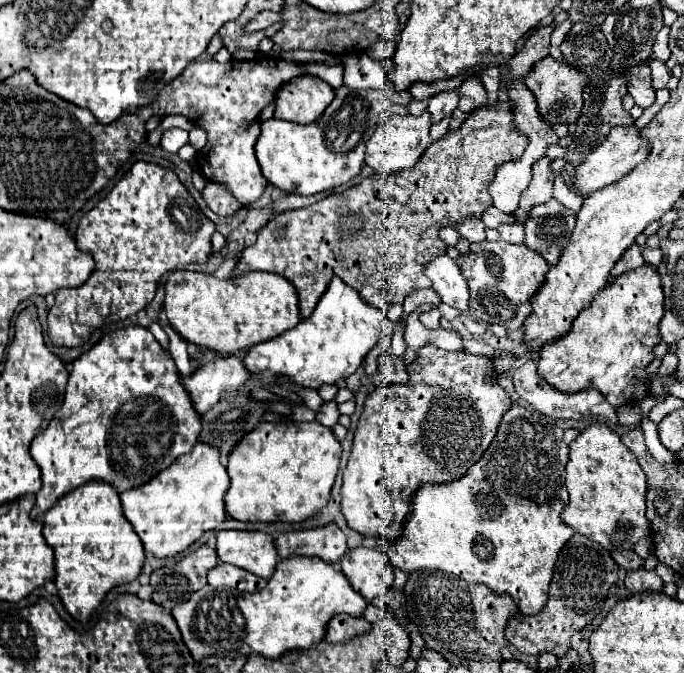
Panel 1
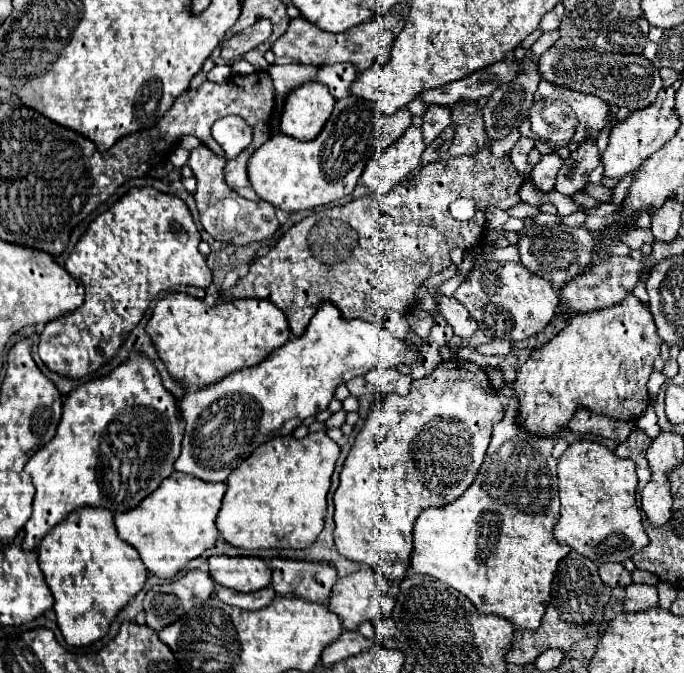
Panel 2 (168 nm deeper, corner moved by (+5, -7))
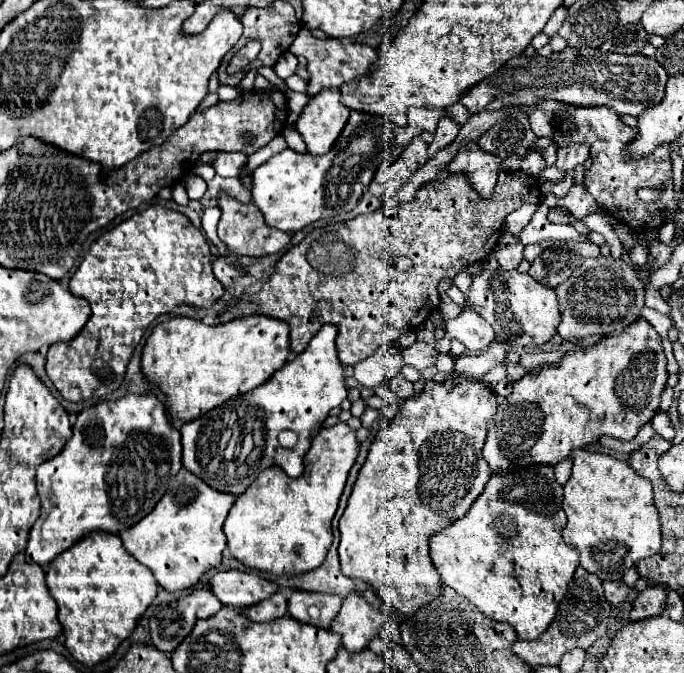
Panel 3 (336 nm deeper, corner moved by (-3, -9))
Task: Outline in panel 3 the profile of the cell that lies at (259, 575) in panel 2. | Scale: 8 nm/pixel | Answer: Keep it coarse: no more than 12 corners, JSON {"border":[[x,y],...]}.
{"border":[[250,570],[218,572],[210,588],[224,606],[250,608],[278,590]]}

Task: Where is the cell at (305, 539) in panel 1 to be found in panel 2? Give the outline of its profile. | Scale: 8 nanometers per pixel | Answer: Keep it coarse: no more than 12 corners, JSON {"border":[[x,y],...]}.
{"border":[[272,558],[278,594],[326,602],[334,564]]}

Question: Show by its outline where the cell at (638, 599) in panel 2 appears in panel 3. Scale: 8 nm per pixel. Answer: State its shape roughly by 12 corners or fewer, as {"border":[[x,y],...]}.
{"border":[[660,586],[642,590],[630,610],[630,620],[646,620],[666,610]]}

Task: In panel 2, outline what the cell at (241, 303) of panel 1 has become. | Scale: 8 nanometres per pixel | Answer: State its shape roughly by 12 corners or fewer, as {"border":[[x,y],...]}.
{"border":[[170,292],[146,332],[172,378],[204,388],[292,338],[262,298]]}

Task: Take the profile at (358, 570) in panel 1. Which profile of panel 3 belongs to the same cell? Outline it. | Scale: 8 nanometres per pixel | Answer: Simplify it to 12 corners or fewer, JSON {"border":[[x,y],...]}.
{"border":[[350,594],[330,632],[348,652],[378,636],[386,618]]}

